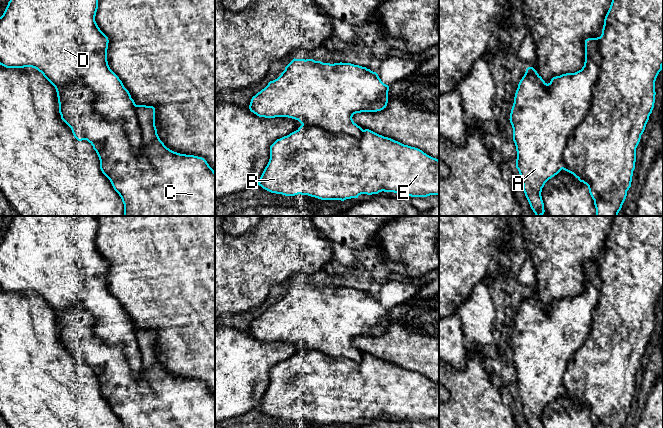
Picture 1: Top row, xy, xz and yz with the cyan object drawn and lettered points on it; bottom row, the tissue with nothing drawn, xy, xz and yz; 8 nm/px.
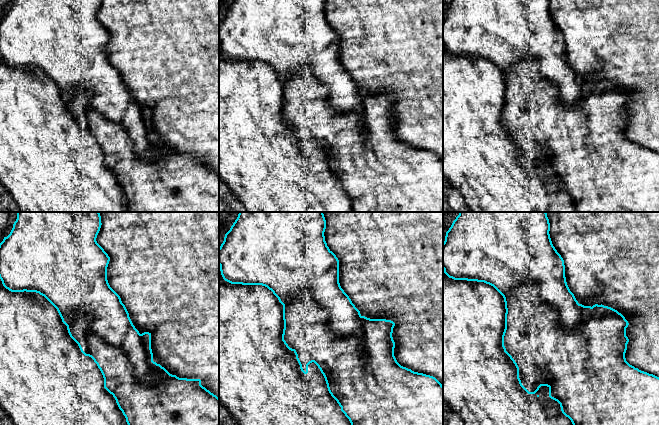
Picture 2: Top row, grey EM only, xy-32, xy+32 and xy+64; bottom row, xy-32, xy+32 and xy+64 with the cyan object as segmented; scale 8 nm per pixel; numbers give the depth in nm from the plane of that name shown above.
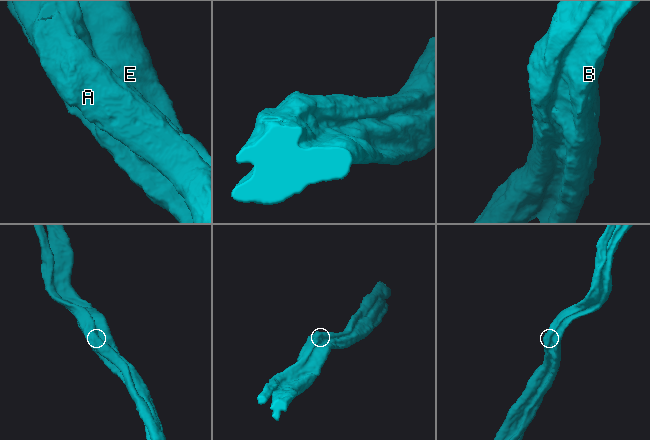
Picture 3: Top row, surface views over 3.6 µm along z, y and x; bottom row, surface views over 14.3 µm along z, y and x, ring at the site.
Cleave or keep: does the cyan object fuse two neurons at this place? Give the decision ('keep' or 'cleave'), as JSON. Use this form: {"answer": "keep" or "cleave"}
{"answer": "cleave"}

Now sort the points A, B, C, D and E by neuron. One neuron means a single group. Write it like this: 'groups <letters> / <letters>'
groups A D / B C E

